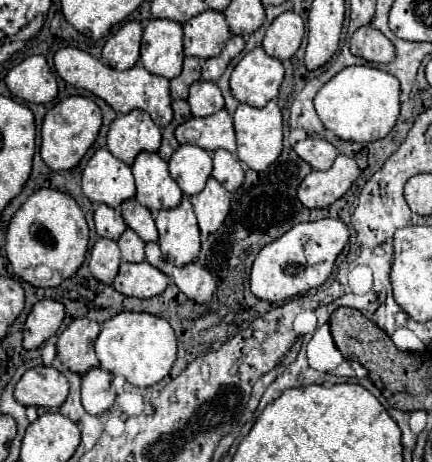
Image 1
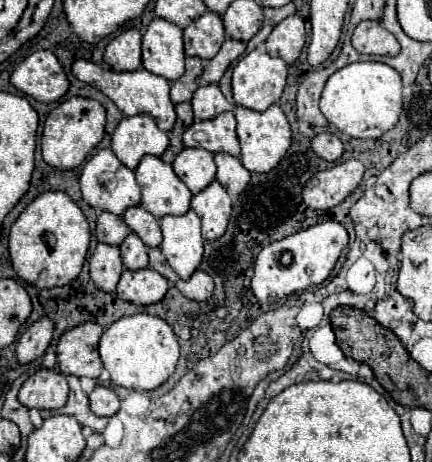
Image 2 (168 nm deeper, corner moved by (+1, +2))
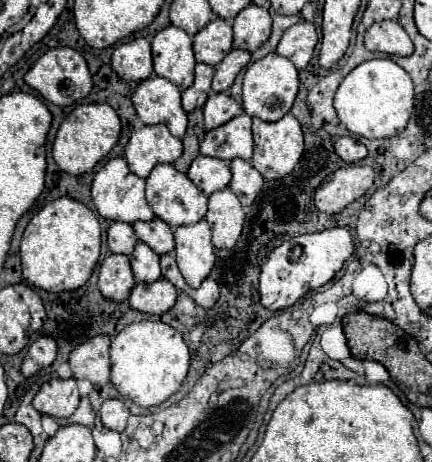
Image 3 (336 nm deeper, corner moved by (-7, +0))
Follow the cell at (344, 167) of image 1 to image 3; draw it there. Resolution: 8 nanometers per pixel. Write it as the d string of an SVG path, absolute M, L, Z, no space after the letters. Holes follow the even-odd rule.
M364 164L346 166L330 174L314 194L314 204L320 212L336 214L348 204L364 196L374 182L374 170Z

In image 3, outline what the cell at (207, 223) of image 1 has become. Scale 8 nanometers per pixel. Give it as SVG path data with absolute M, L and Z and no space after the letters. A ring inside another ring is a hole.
M230 188L218 190L208 198L206 220L212 228L212 244L216 248L232 248L244 226L244 212Z

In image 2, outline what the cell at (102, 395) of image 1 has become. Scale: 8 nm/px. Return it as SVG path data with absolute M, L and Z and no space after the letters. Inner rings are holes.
M96 386L94 392L90 392L90 408L96 416L114 416L120 408L120 400L110 388Z

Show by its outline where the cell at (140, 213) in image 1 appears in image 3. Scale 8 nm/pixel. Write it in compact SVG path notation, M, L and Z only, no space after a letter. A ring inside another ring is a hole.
M154 218L150 222L134 222L134 232L138 240L148 244L156 254L168 254L174 250L172 228L160 218Z

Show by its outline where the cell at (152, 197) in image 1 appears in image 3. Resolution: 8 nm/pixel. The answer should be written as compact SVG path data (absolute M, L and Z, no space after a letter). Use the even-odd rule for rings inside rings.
M156 164L152 168L150 176L146 178L146 198L152 212L170 226L196 224L206 216L206 210L208 210L206 194L200 192L200 188L196 188L192 180L186 174L178 172L172 164Z

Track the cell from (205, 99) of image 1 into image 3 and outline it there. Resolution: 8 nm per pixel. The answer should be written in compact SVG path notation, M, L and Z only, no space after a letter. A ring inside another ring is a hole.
M218 92L218 94L210 94L206 104L204 104L204 124L206 130L218 128L220 124L226 124L228 120L232 120L234 116L242 114L242 106L226 92Z

